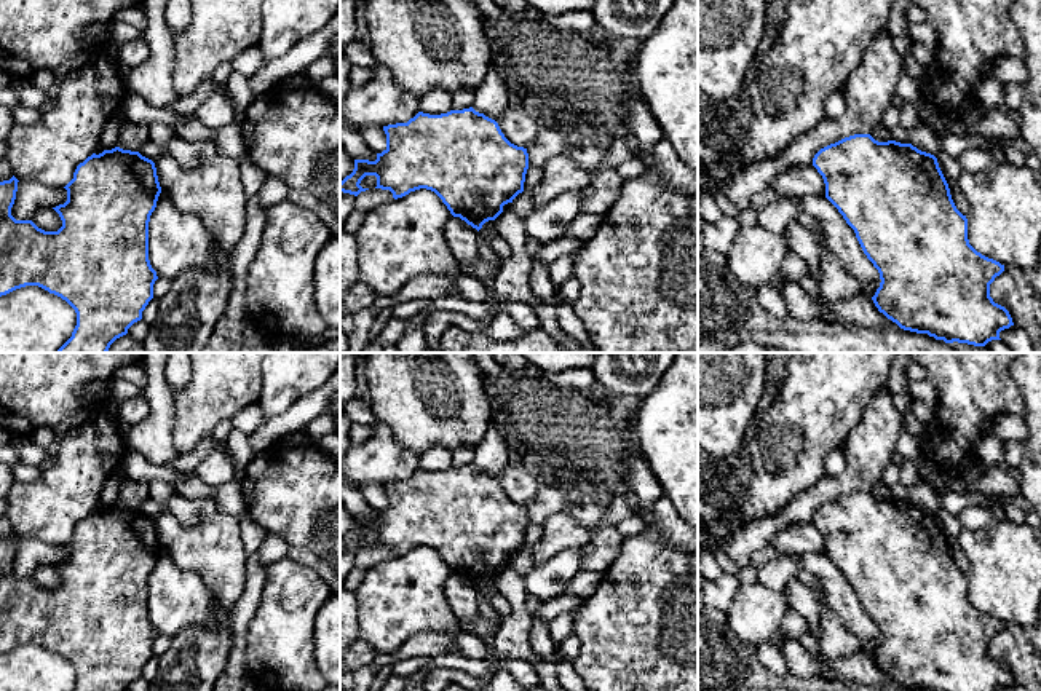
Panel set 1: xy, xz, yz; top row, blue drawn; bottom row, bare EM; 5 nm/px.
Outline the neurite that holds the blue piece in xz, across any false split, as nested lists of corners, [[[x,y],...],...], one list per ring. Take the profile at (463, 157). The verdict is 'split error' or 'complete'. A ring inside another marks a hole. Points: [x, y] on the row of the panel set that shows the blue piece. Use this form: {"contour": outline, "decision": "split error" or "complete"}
{"contour": [[[473,107],[441,115],[418,112],[407,123],[388,124],[383,131],[386,148],[377,153],[375,161],[354,160],[354,169],[340,182],[340,192],[358,196],[369,190],[359,185],[366,176],[375,176],[375,188],[390,190],[394,199],[426,188],[442,199],[453,217],[460,217],[477,231],[524,192],[527,148],[511,144],[495,120]]], "decision": "complete"}

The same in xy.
{"contour": [[[120,147],[88,156],[64,187],[67,201],[53,207],[62,220],[57,231],[45,231],[32,220],[16,220],[11,215],[18,182],[14,176],[0,182],[0,297],[26,286],[38,286],[61,297],[75,310],[77,326],[57,353],[107,353],[117,338],[142,319],[142,311],[153,298],[158,276],[148,260],[148,222],[161,193],[155,163]]], "decision": "complete"}

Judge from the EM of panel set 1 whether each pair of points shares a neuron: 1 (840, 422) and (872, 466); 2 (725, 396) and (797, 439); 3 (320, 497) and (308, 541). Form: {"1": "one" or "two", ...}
{"1": "two", "2": "two", "3": "one"}

